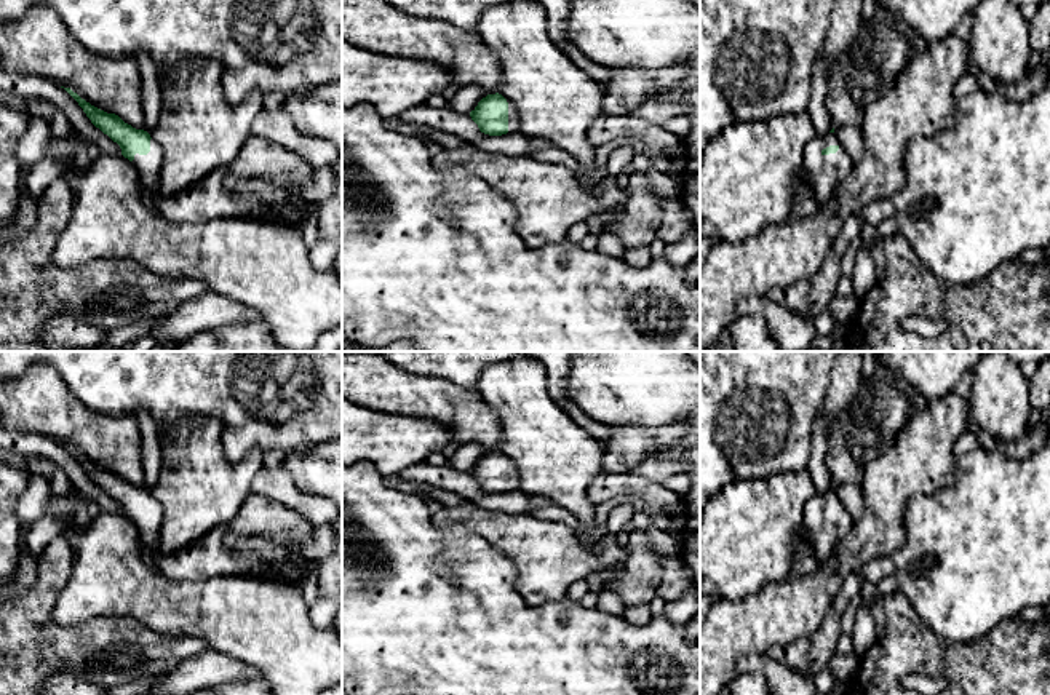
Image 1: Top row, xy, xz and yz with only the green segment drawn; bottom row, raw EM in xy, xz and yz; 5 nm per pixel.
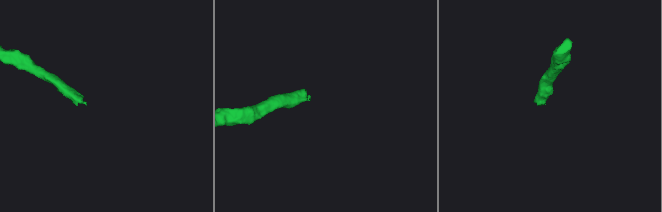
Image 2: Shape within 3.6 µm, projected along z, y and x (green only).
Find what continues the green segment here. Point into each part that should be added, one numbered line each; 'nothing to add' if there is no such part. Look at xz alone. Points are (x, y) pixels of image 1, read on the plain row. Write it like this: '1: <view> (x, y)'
1: xz (513, 480)

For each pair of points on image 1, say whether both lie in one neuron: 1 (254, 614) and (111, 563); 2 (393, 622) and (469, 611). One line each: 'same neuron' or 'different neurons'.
1: same neuron
2: same neuron

